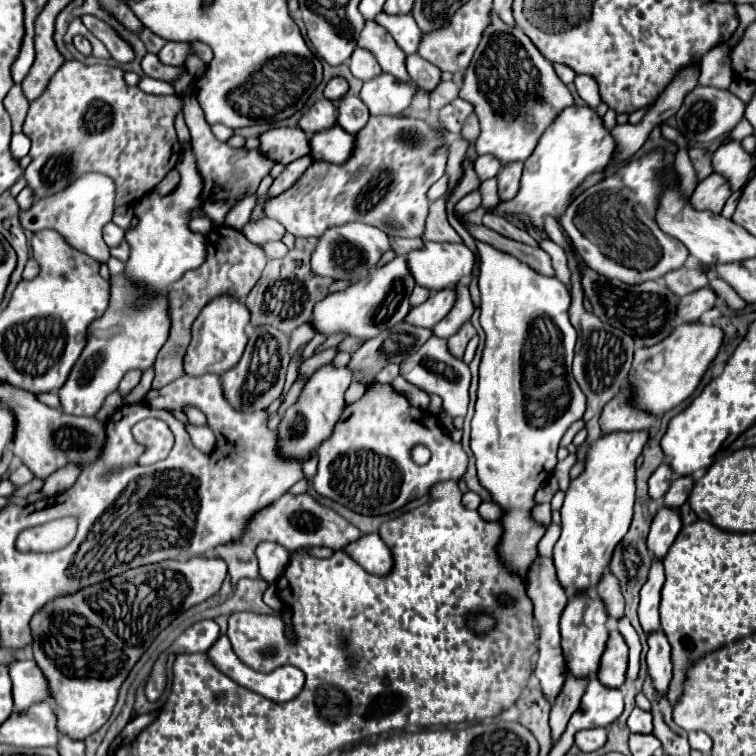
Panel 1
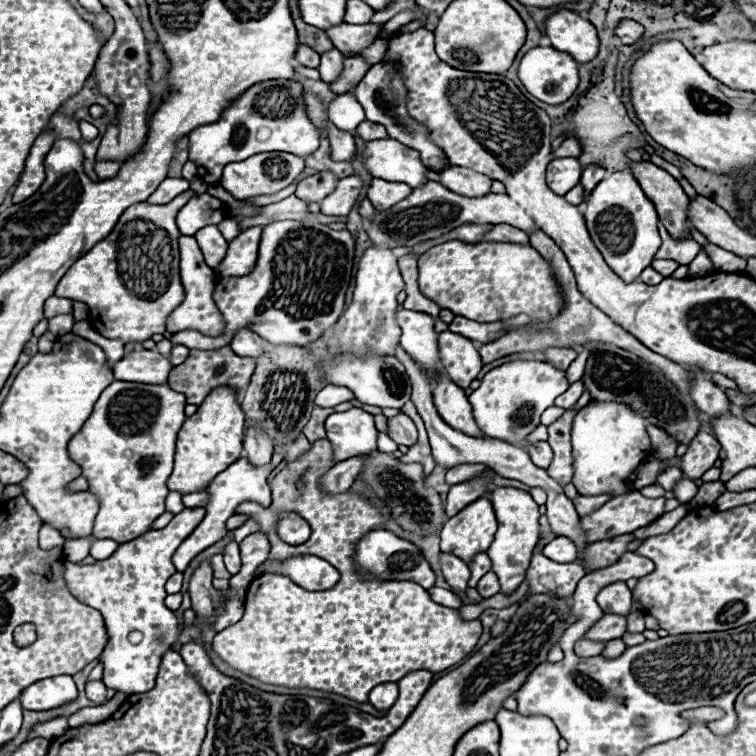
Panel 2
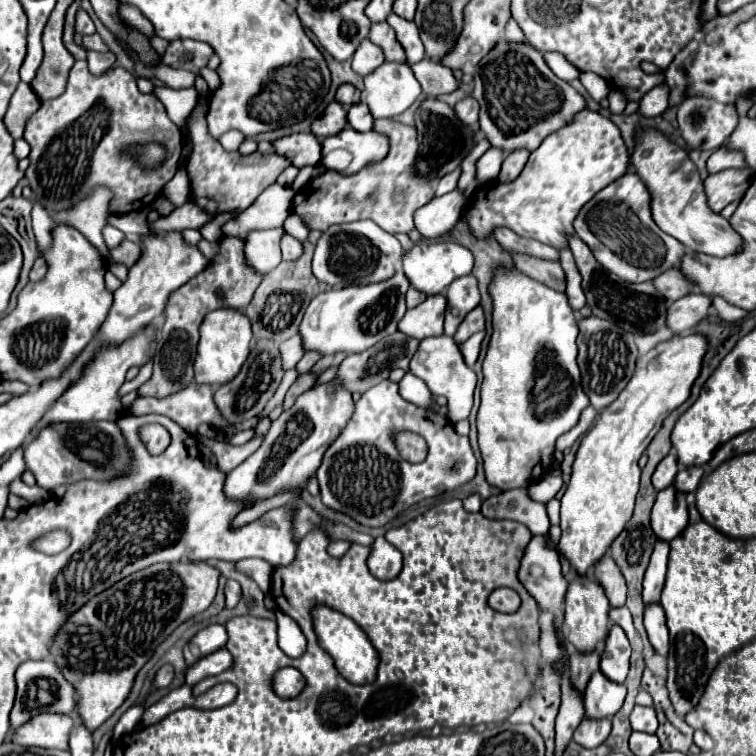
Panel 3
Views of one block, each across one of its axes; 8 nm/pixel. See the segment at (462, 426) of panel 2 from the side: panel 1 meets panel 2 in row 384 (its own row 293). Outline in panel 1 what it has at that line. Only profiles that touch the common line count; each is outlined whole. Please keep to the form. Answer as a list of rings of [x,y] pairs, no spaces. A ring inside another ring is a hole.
[[[444,288],[432,292],[432,296],[424,304],[410,310],[406,322],[410,322],[412,326],[424,326],[432,330],[436,322],[448,316],[448,312],[454,308],[454,302],[456,302],[456,288]]]

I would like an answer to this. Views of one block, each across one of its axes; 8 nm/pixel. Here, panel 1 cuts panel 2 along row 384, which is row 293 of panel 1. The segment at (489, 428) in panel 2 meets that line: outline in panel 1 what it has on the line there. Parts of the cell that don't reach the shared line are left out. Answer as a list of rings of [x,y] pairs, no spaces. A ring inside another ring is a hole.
[[[476,240],[476,248],[480,254],[480,326],[484,328],[486,344],[480,362],[478,400],[472,418],[470,448],[476,458],[476,472],[480,484],[504,510],[502,518],[498,520],[502,524],[502,536],[496,546],[500,562],[504,562],[504,566],[512,574],[518,574],[520,580],[526,584],[530,566],[538,558],[538,542],[546,532],[544,524],[532,518],[532,508],[536,504],[534,494],[544,482],[548,482],[554,472],[560,438],[572,422],[582,418],[586,410],[584,392],[572,376],[576,330],[568,318],[570,292],[562,282],[532,270],[518,258],[500,252],[486,242]],[[532,396],[536,396],[536,404],[526,402]]]

